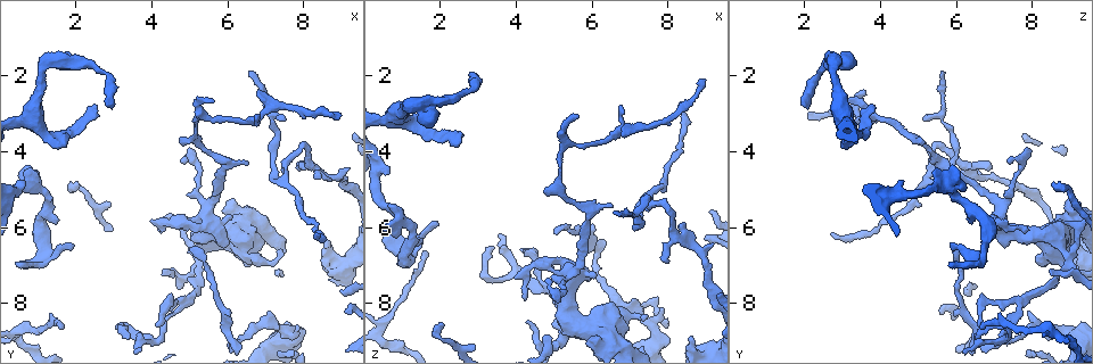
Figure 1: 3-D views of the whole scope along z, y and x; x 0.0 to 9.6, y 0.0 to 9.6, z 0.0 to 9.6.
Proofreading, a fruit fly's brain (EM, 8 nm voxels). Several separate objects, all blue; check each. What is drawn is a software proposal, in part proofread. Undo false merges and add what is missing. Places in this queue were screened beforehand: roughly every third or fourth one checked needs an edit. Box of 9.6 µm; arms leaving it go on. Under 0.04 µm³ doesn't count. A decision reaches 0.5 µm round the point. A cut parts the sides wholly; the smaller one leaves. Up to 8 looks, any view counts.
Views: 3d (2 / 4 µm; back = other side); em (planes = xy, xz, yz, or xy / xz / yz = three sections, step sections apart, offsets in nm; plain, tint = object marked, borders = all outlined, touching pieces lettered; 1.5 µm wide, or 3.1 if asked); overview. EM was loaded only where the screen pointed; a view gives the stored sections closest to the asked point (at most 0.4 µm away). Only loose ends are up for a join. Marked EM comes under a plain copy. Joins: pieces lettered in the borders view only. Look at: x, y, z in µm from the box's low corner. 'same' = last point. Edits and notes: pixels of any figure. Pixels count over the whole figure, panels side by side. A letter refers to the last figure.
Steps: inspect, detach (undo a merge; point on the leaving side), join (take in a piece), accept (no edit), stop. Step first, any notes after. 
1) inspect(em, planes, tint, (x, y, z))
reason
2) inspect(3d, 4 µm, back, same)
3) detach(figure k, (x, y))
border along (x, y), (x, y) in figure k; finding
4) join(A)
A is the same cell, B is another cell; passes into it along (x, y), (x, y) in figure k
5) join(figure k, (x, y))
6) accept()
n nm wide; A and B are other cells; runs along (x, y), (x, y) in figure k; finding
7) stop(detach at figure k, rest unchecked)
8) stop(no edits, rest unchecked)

inspect(3d, 2 µm, back, (5.70, 2.75, 3.05))
tapers out

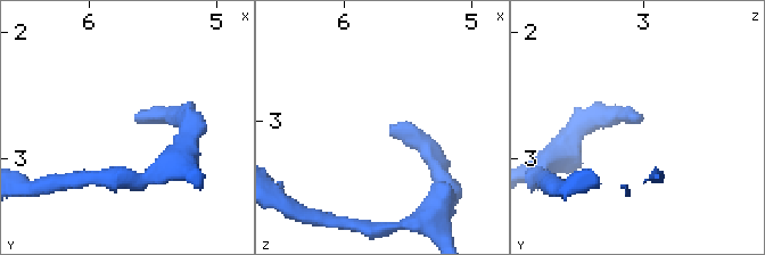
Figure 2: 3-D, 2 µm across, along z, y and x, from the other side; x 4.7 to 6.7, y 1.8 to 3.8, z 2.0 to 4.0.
inspect(em, planes, borders, (5.62, 2.72, 3.06))

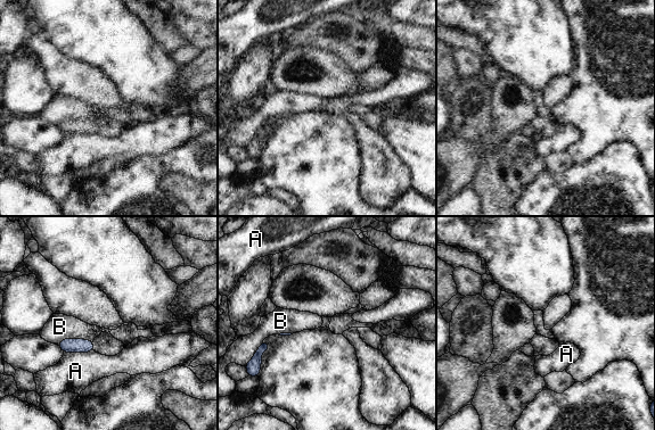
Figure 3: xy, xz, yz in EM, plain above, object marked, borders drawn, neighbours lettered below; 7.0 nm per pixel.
accept()
A and B are other cells; border along (92, 349), (89, 352), (64, 353) in figure 3; none of them fits

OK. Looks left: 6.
inspect(3d, 4 µm, (6.05, 5.30, 8.90))
branch stops here

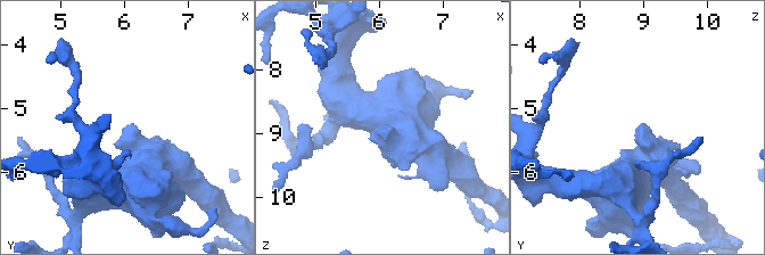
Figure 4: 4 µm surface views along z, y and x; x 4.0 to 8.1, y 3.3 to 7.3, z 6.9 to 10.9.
inspect(em, xy, step 8, borders, (6.10, 5.25, 8.95))

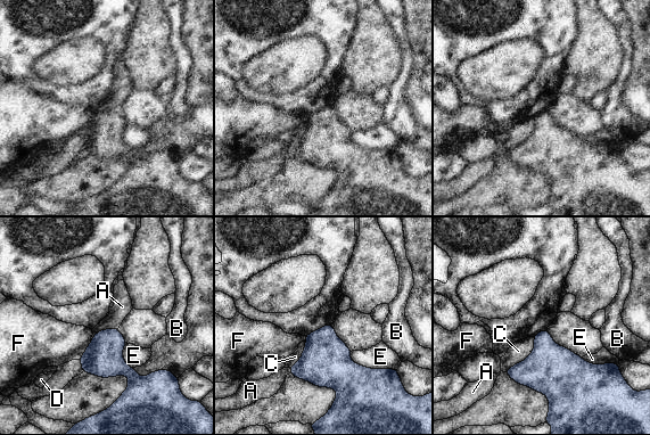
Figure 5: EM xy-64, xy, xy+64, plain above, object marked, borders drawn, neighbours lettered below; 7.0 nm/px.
accept()
A, B, C, D, E and F are other cells; border along (117, 328), (104, 328), (91, 341) in figure 5; none of them fits

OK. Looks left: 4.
inspect(3d, 2 µm, back, (8.05, 3.75, 5.50))
sharp bend

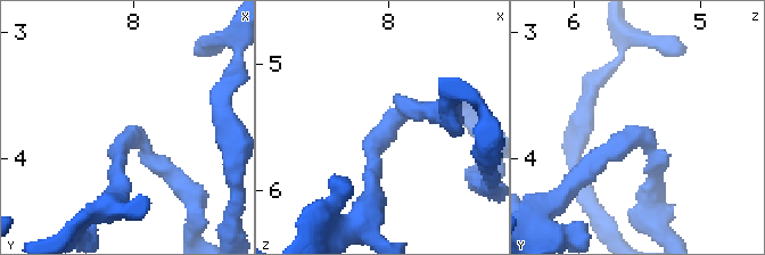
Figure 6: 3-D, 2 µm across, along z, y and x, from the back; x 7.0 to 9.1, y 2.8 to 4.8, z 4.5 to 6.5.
inspect(em, planes, tint, (8.00, 3.82, 5.50))
arms of 190, 190 nm; need the tissue

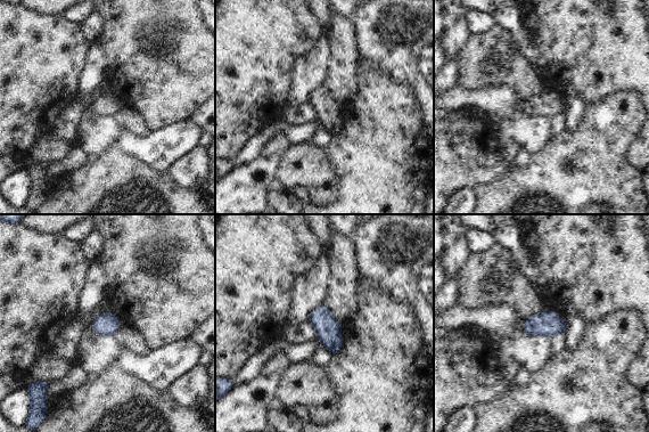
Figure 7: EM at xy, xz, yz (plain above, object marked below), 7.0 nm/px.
inspect(em, planes, borders, same)

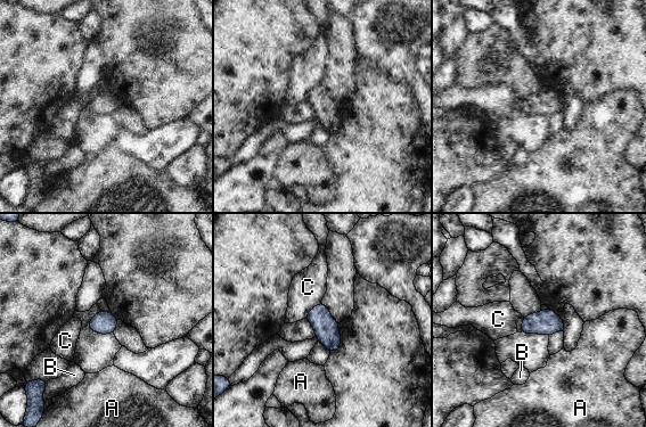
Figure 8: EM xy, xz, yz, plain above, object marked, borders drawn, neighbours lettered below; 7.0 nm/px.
accept()
160 nm wide; A, B and C are other cells; border along (320, 302), (309, 311), (305, 318) in figure 8; all the same neuron

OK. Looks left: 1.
stop(no edits, rest unchecked)

